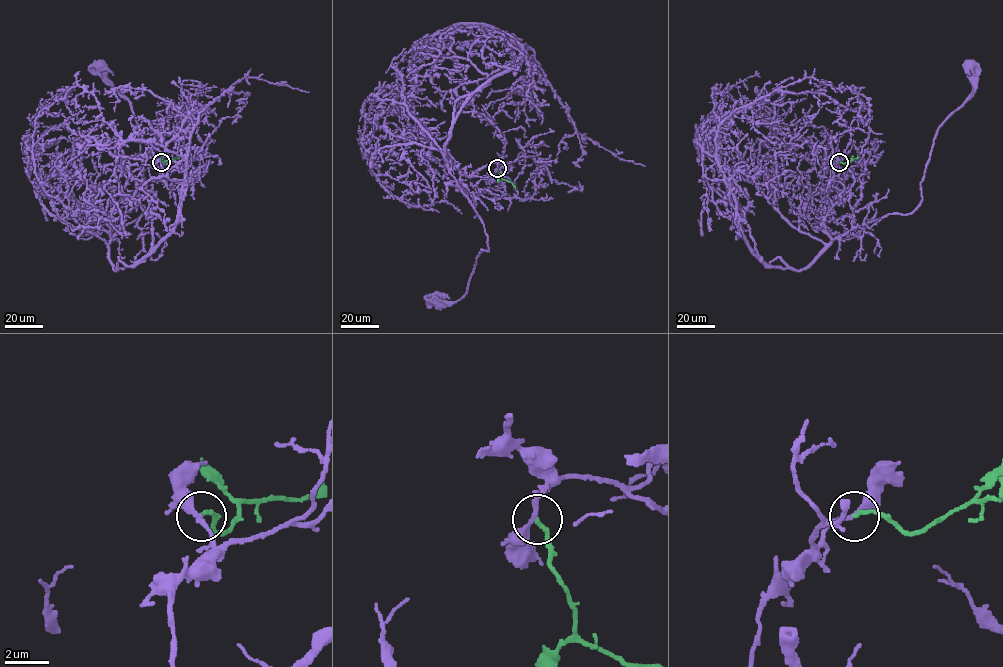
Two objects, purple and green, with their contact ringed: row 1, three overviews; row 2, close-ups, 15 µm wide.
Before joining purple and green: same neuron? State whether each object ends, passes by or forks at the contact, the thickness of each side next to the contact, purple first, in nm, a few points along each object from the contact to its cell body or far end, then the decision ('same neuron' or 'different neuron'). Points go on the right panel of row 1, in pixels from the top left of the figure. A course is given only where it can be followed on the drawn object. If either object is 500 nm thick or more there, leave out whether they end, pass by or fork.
purple passes by; green ends; calibres 240 and 180 nm; course purple (839, 162), (830, 243), (799, 270), (769, 267), (740, 227), (718, 127), (806, 77), (837, 91); course green (839, 162), (859, 157); same neuron

